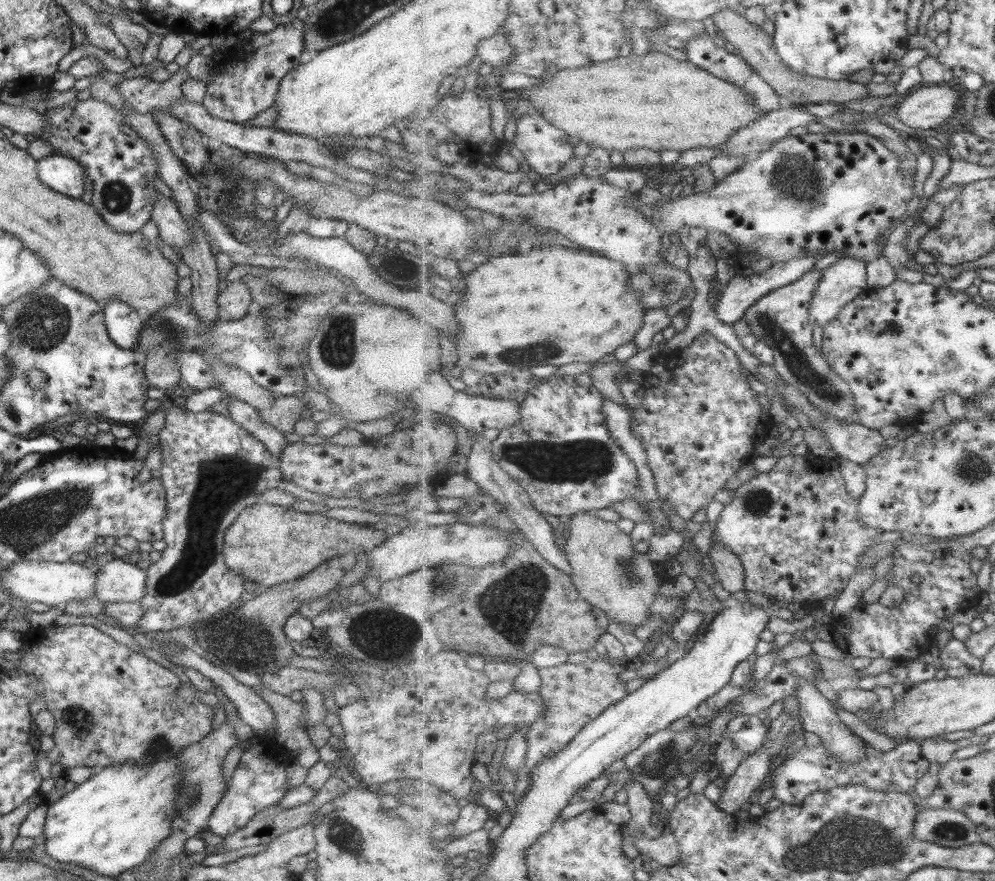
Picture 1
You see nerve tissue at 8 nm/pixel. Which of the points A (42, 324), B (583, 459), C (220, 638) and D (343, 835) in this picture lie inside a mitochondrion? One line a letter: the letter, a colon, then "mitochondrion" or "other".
A: mitochondrion
B: mitochondrion
C: mitochondrion
D: mitochondrion

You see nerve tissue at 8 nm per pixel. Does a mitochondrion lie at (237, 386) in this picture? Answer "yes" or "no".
no

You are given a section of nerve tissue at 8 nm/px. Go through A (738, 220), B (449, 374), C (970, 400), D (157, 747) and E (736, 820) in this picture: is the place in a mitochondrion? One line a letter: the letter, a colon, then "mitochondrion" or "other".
A: other
B: other
C: other
D: mitochondrion
E: other

